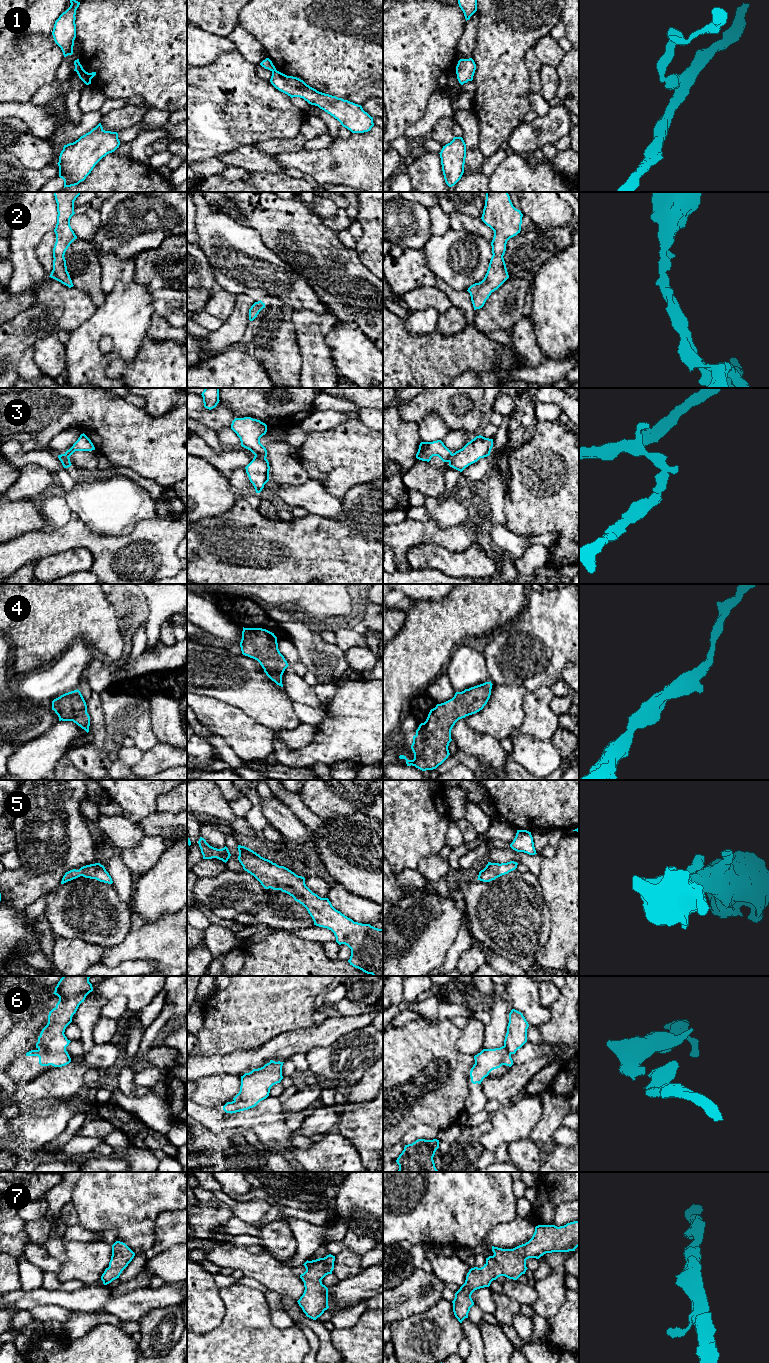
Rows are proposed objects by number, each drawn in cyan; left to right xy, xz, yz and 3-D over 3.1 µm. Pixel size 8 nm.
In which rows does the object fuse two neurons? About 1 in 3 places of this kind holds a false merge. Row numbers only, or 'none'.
1, 3

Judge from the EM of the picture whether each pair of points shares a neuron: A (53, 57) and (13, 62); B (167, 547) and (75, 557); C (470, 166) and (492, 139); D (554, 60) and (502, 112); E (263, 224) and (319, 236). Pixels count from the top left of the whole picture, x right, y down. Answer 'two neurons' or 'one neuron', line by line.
A: one neuron
B: two neurons
C: two neurons
D: two neurons
E: one neuron

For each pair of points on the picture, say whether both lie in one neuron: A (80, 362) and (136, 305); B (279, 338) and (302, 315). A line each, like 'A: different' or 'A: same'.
A: same
B: different

